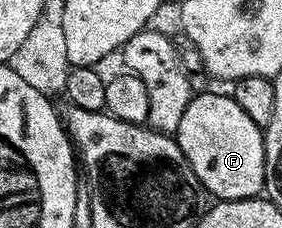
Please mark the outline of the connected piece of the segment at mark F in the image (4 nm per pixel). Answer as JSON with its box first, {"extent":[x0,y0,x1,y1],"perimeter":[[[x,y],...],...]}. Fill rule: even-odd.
{"extent":[173,91,265,201],"perimeter":[[[201,91],[185,107],[173,135],[198,184],[222,201],[260,196],[265,188],[265,138],[262,126],[248,118],[230,94]]]}

